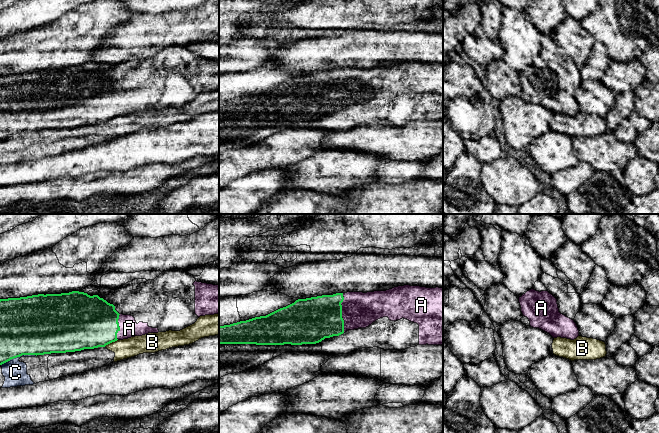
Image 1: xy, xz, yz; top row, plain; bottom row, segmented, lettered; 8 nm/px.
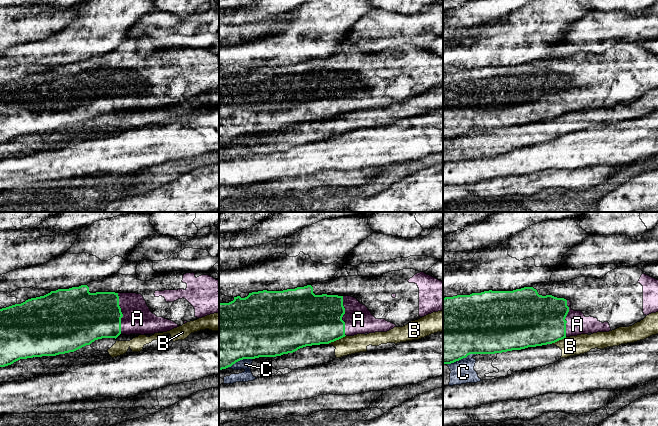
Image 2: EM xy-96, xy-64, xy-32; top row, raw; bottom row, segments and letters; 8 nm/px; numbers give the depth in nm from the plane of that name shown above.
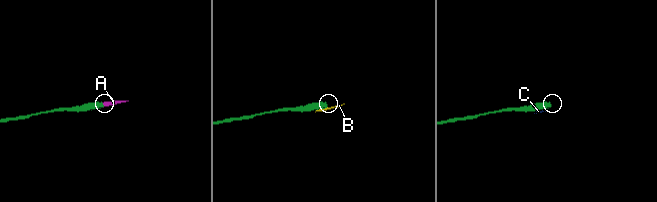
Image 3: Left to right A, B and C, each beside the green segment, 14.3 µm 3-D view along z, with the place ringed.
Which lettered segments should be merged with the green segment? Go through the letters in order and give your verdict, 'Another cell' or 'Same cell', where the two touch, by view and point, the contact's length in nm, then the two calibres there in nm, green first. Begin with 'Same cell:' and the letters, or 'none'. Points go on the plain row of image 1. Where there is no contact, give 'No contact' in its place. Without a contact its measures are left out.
Same cell: A
A: Same cell. Touches green at xz (341, 89). Shared border 320 nm. Thickness 360 nm (green) against 280 nm
B: Another cell. Touches green at xy (110, 118). Shared border 130 nm. Thickness 440 nm (green) against 160 nm
C: Another cell. Touches green at xy (18, 132). Shared border 300 nm. Thickness 440 nm (green) against 190 nm

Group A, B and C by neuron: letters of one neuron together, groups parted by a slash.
A / B C

